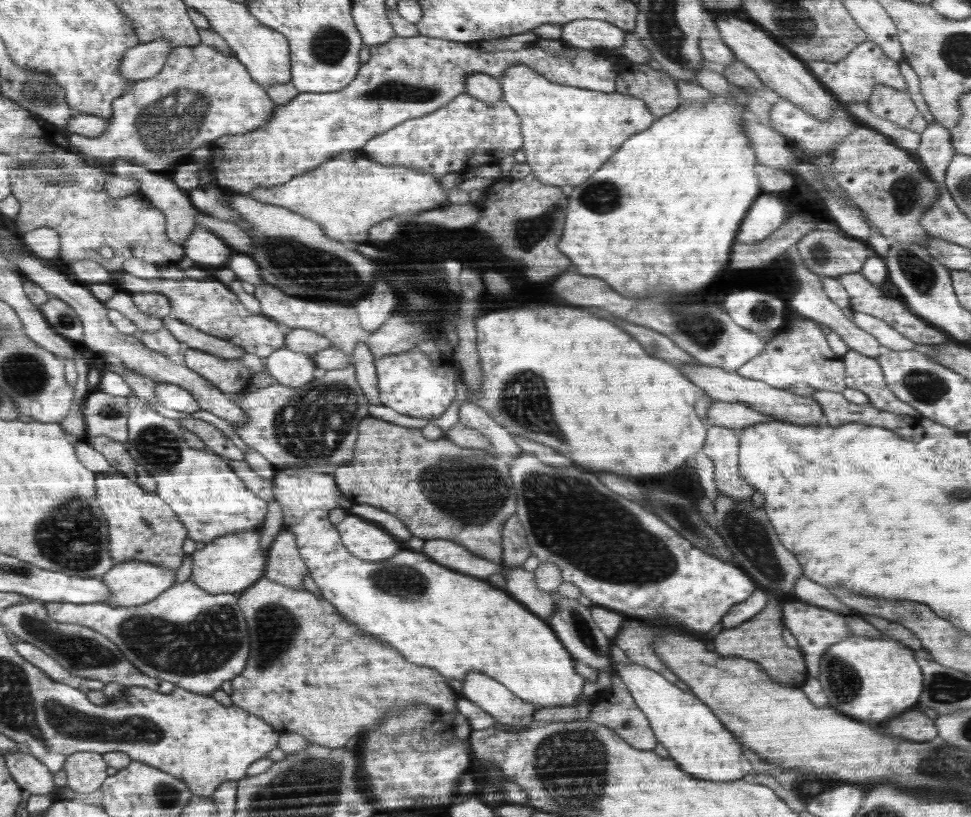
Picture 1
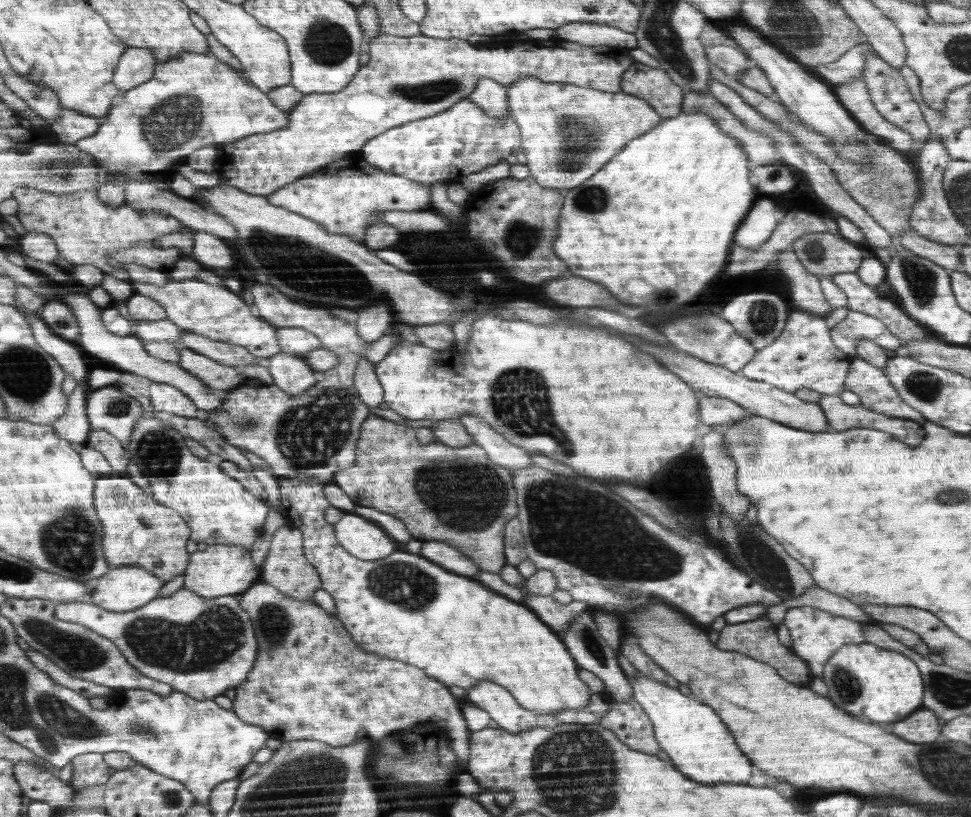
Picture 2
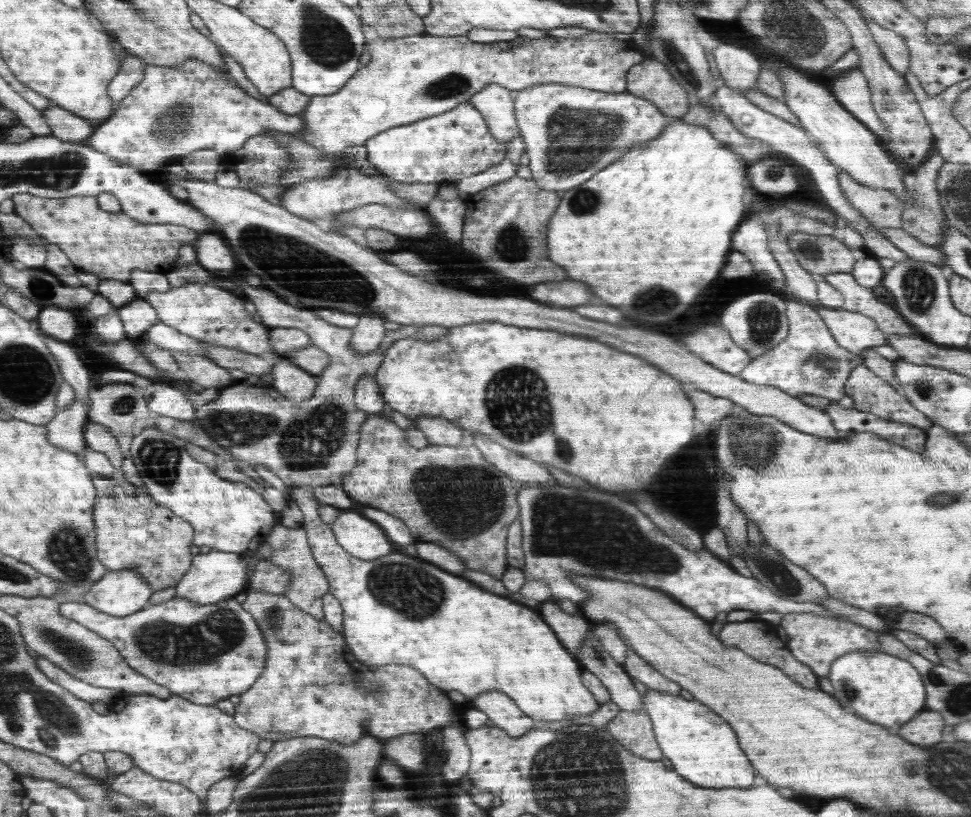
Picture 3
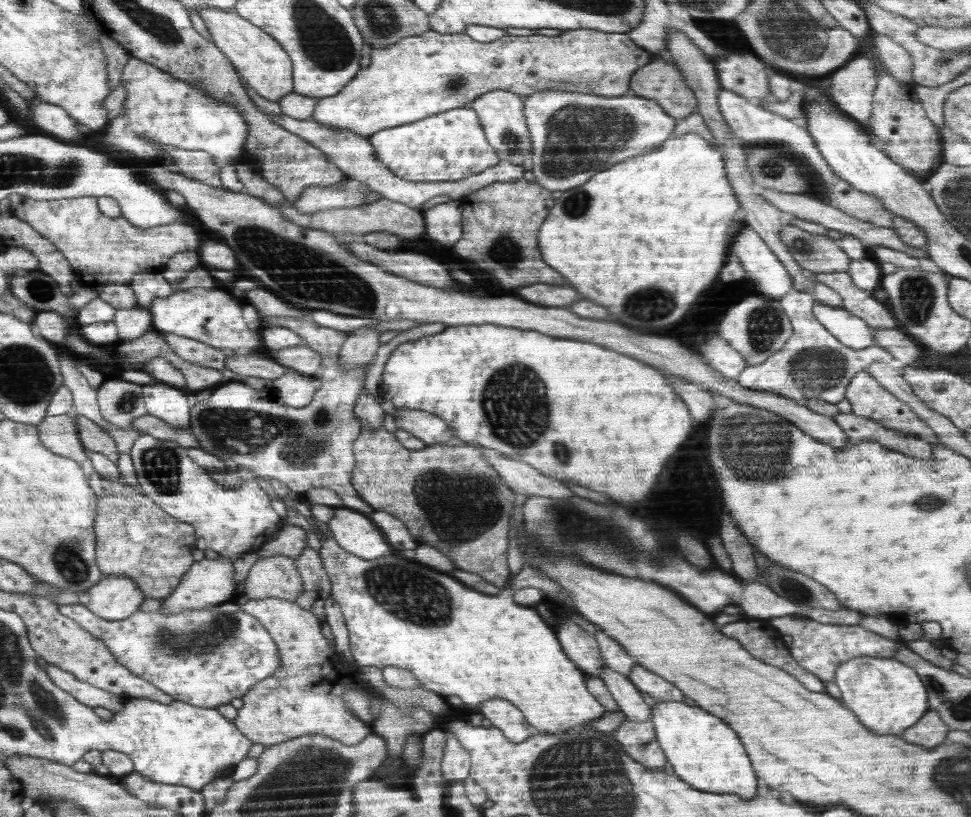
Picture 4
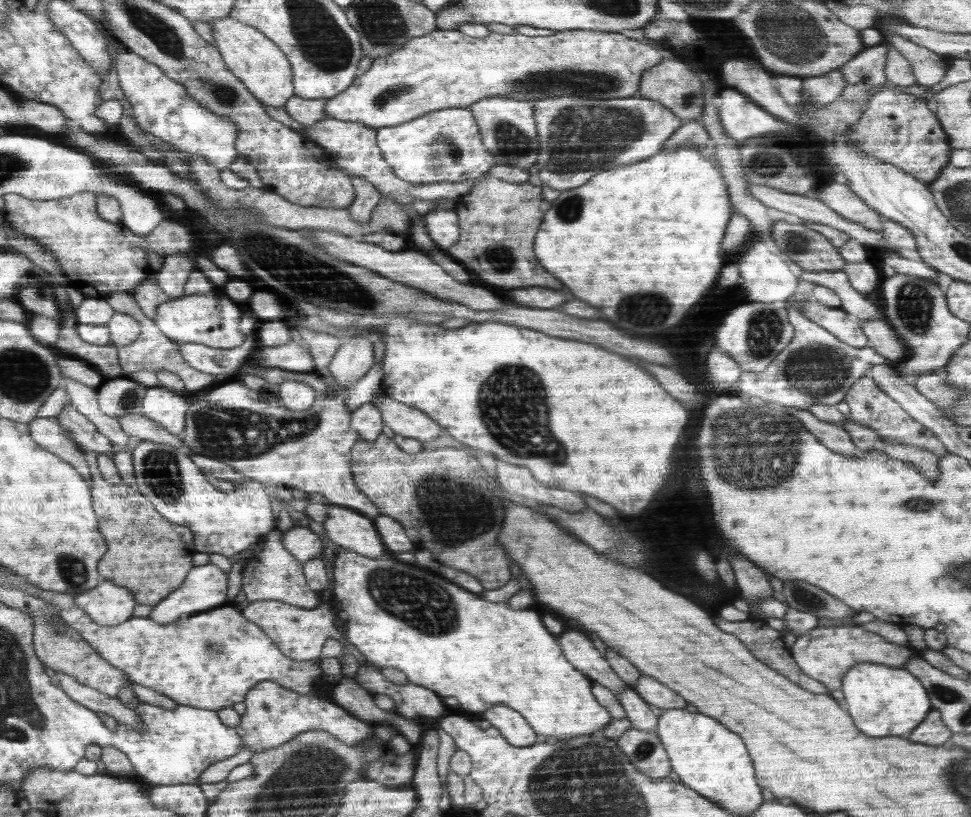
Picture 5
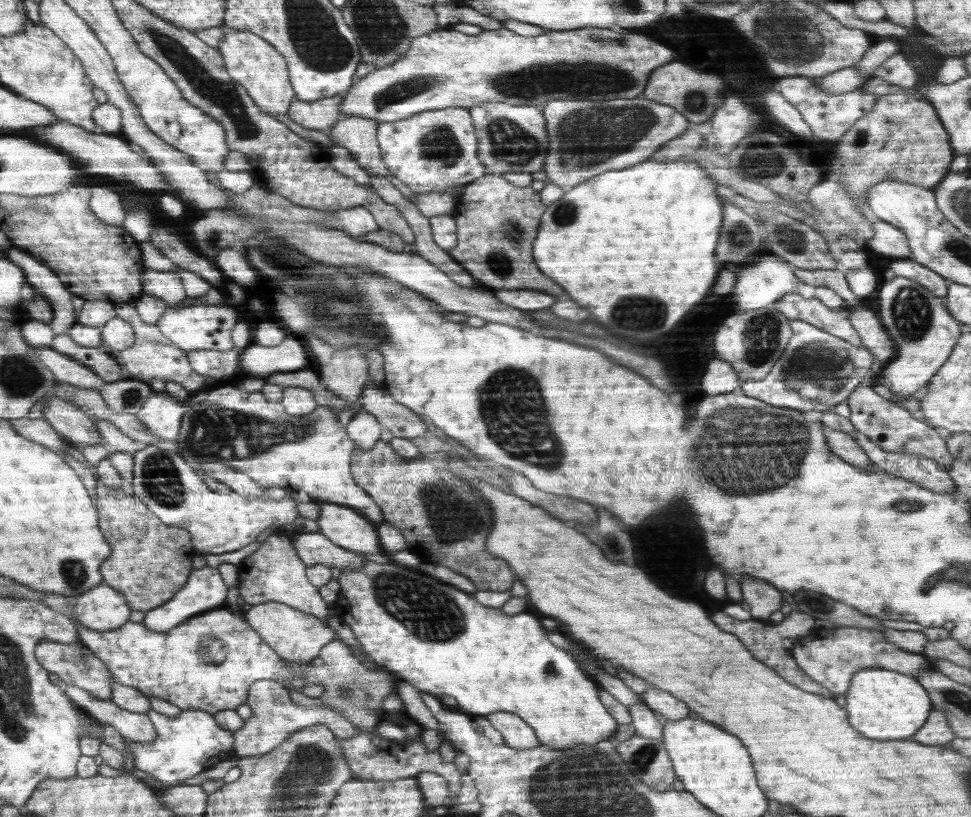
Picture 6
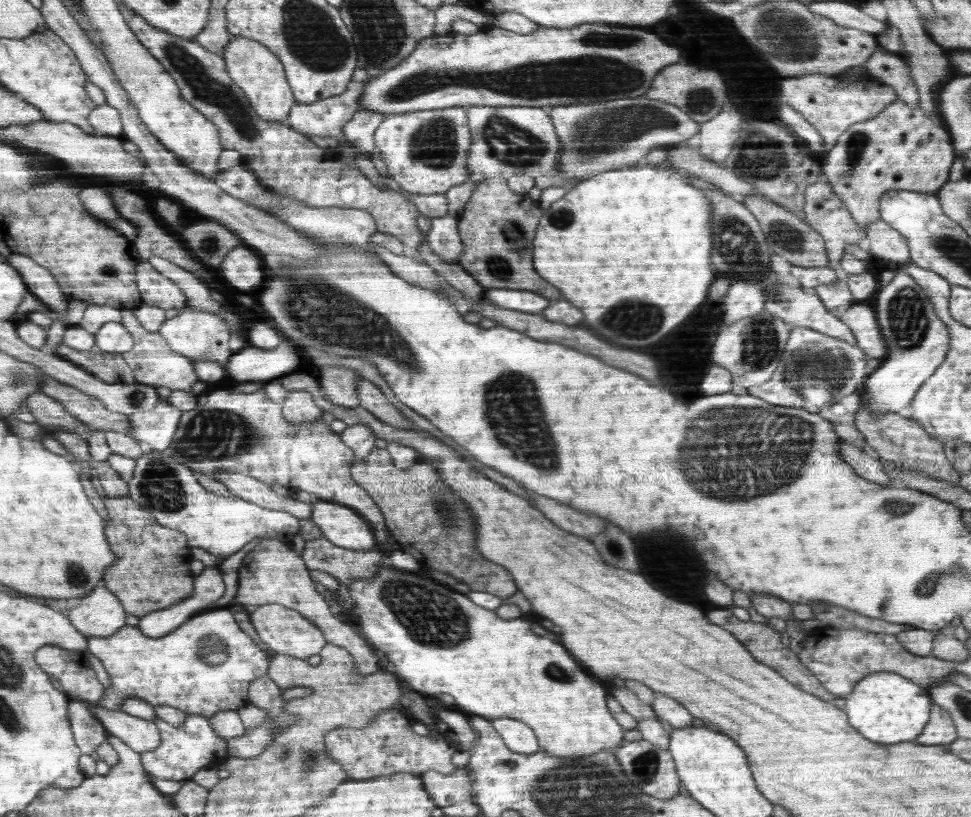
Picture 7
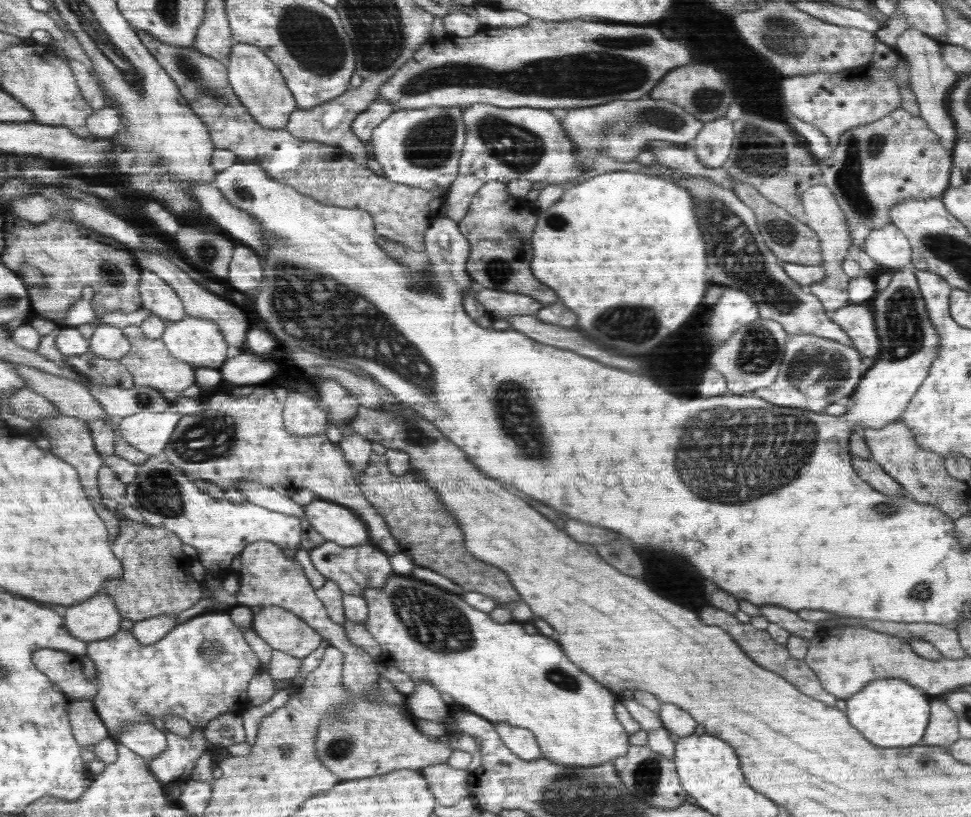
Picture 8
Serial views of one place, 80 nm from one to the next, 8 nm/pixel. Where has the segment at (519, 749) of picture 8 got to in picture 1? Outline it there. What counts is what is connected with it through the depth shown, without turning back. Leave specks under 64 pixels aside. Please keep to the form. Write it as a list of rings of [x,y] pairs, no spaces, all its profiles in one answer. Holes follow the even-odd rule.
[[[472,671],[468,678],[462,681],[462,690],[459,695],[471,700],[480,706],[497,722],[508,726],[535,726],[534,713],[538,709],[532,703],[526,702],[508,690],[507,686],[490,678],[487,674]]]

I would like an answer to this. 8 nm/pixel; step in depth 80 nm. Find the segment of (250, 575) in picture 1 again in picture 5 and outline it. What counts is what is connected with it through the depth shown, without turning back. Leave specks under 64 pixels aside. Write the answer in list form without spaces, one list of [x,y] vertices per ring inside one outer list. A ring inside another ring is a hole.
[[[208,563],[200,566],[194,566],[187,575],[187,579],[179,589],[170,596],[164,598],[152,608],[152,612],[148,618],[156,623],[168,624],[178,621],[180,617],[190,617],[196,610],[208,610],[208,608],[216,608],[218,604],[222,604],[226,600],[226,588],[228,588],[228,578],[224,574],[224,570],[218,568],[216,564]]]

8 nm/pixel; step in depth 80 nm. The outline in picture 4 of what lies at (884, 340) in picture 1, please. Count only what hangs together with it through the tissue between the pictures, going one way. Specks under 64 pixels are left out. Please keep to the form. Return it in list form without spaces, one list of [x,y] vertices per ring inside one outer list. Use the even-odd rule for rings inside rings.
[[[818,302],[813,306],[813,315],[844,346],[858,350],[874,345],[875,336],[868,323],[840,307],[831,307]]]

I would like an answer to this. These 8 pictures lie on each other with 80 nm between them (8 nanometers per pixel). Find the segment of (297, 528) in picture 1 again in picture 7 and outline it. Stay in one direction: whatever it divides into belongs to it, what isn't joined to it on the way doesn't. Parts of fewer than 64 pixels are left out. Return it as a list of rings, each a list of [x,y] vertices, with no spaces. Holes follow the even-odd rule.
[[[385,566],[380,568],[376,574],[376,578],[360,579],[356,582],[352,582],[352,586],[348,588],[348,595],[354,601],[354,608],[350,608],[349,611],[344,611],[350,620],[354,621],[358,630],[362,630],[364,634],[364,640],[372,649],[376,651],[376,654],[380,655],[381,661],[385,661],[388,668],[391,668],[395,674],[401,676],[410,684],[410,689],[425,694],[450,694],[455,700],[455,708],[462,712],[472,712],[470,715],[477,715],[484,717],[488,720],[494,718],[512,718],[520,722],[524,722],[532,730],[539,739],[539,746],[543,748],[548,754],[557,756],[560,758],[569,758],[576,761],[580,761],[584,757],[595,756],[596,753],[604,751],[614,752],[619,749],[622,744],[622,736],[624,736],[624,730],[620,728],[618,721],[612,717],[610,711],[608,711],[608,705],[606,704],[606,697],[609,692],[606,685],[602,682],[594,681],[584,668],[580,668],[580,664],[576,664],[572,660],[572,656],[566,652],[564,646],[560,644],[554,644],[552,640],[548,638],[542,638],[542,636],[536,636],[532,630],[530,630],[530,620],[526,618],[516,619],[502,619],[495,614],[494,611],[485,610],[483,607],[476,606],[474,602],[465,595],[454,591],[450,587],[440,586],[440,582],[436,584],[435,579],[428,578],[419,572],[405,571],[400,569],[394,569],[392,566]]]

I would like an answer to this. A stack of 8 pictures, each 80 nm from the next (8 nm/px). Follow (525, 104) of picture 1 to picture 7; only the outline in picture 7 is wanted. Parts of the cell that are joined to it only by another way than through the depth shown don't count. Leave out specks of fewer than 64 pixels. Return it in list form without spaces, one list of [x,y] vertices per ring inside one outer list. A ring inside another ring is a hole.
[[[645,95],[638,98],[594,102],[594,104],[554,106],[550,110],[552,110],[556,132],[563,145],[559,174],[568,178],[571,184],[606,171],[621,170],[641,164],[647,158],[647,154],[656,148],[693,143],[694,137],[702,128],[702,124],[696,123],[687,112],[680,110],[679,107],[660,100],[648,99]]]

